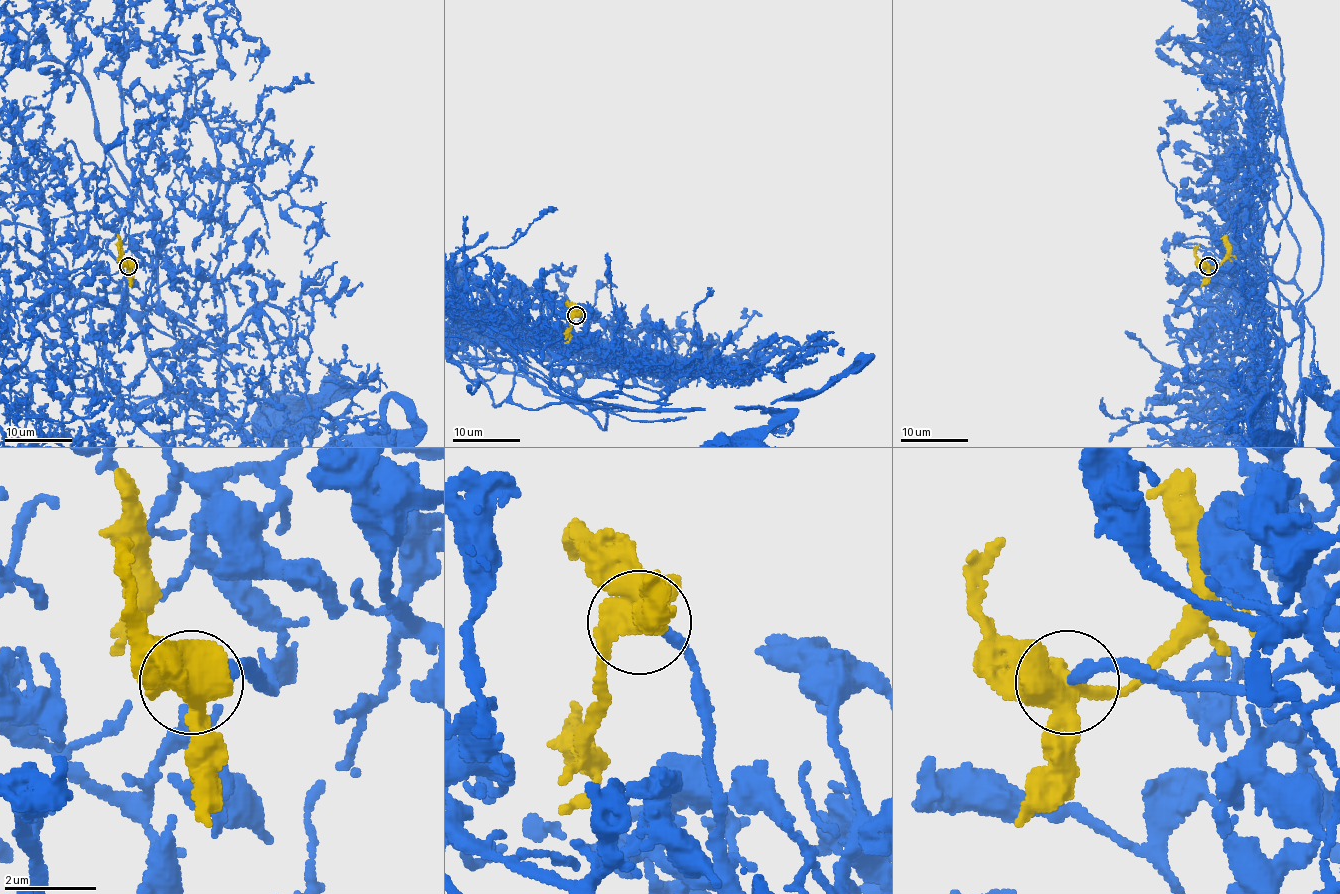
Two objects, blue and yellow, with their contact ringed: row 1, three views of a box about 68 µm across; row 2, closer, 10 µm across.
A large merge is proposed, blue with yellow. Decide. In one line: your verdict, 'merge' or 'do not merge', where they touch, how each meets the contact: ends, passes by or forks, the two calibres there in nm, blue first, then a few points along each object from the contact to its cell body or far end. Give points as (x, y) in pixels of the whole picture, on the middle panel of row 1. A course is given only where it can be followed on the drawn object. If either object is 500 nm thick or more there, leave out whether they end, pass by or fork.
merge | (576, 315) | blue ends | yellow forks | 240/480 nm | blue via (577, 316), (587, 349), (600, 353), (573, 343), (550, 373), (553, 390), (634, 410), (773, 414) | yellow via (576, 315), (567, 333), (566, 330)

